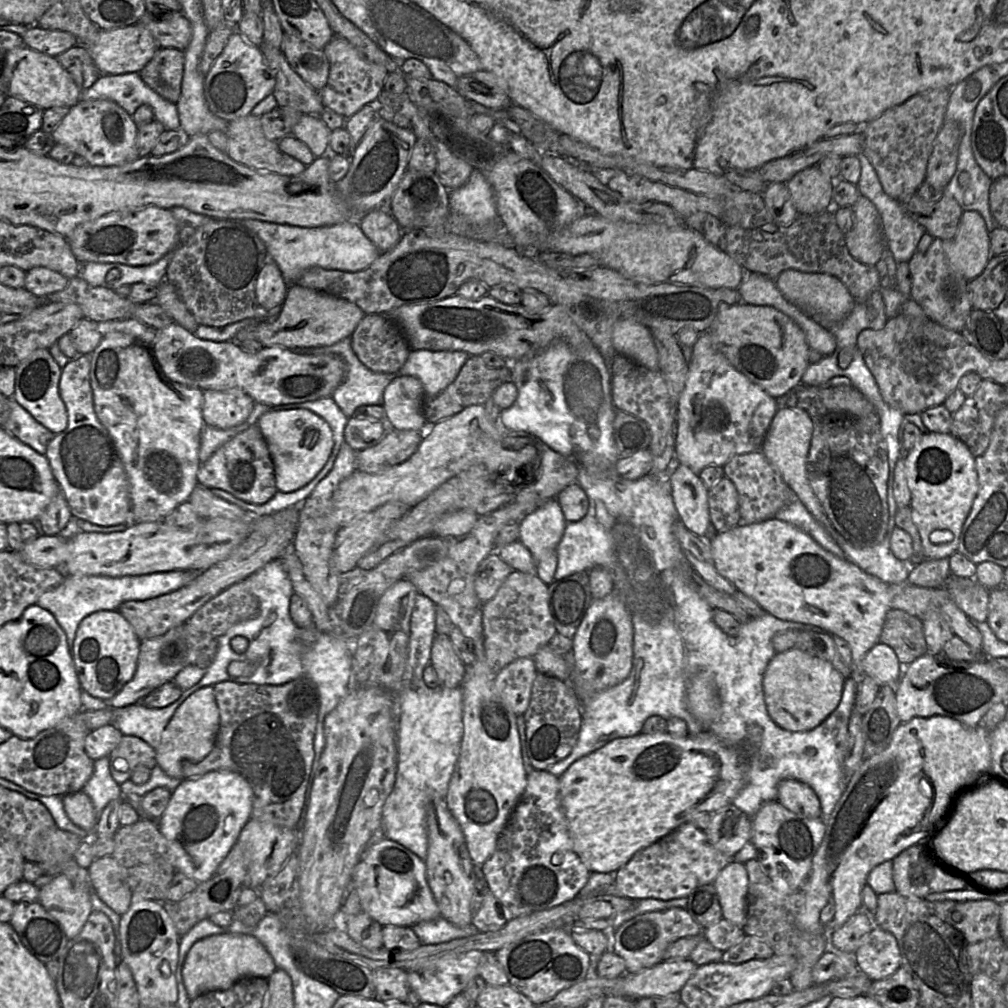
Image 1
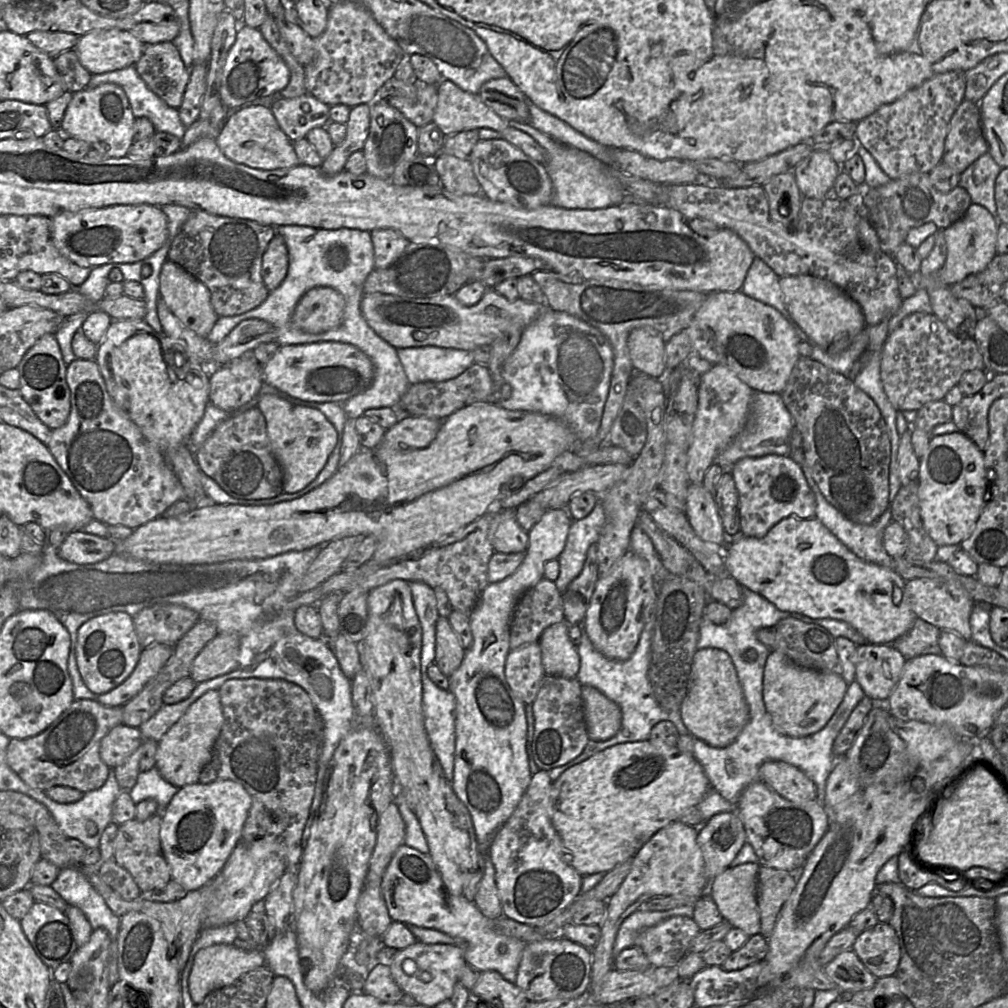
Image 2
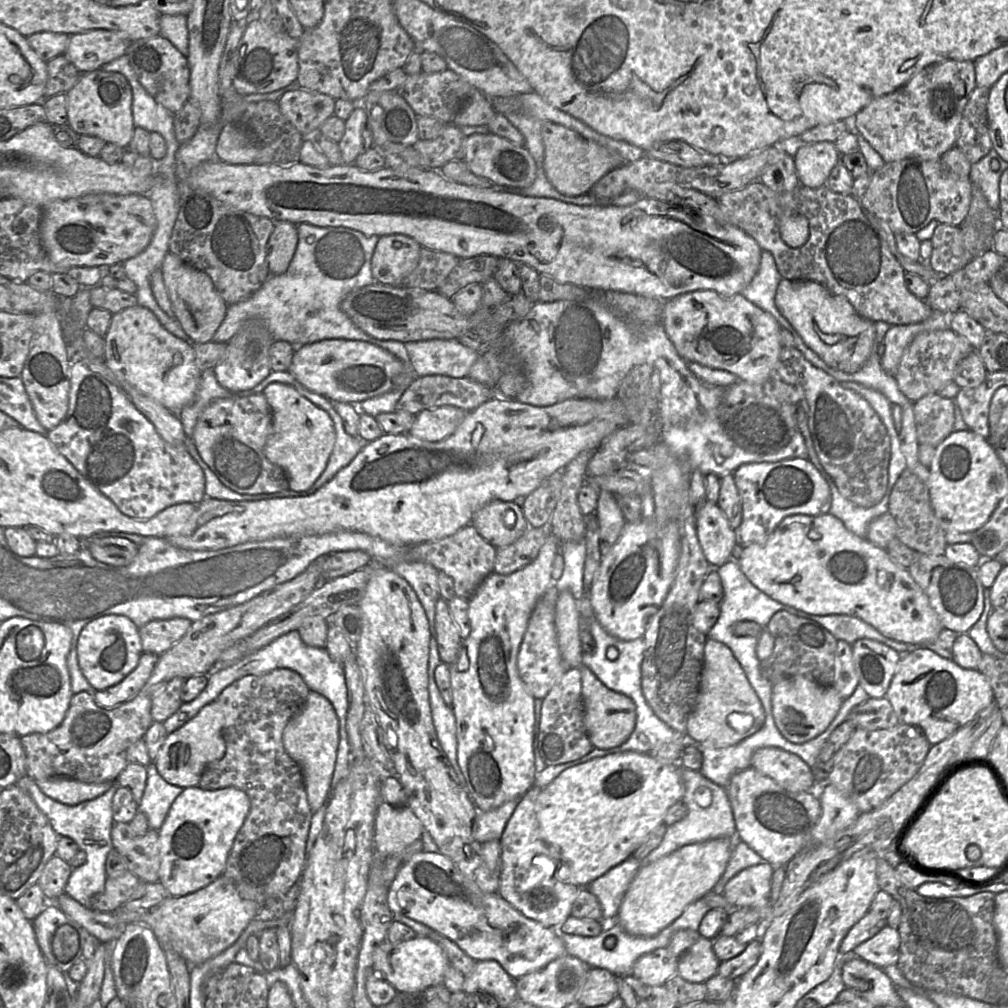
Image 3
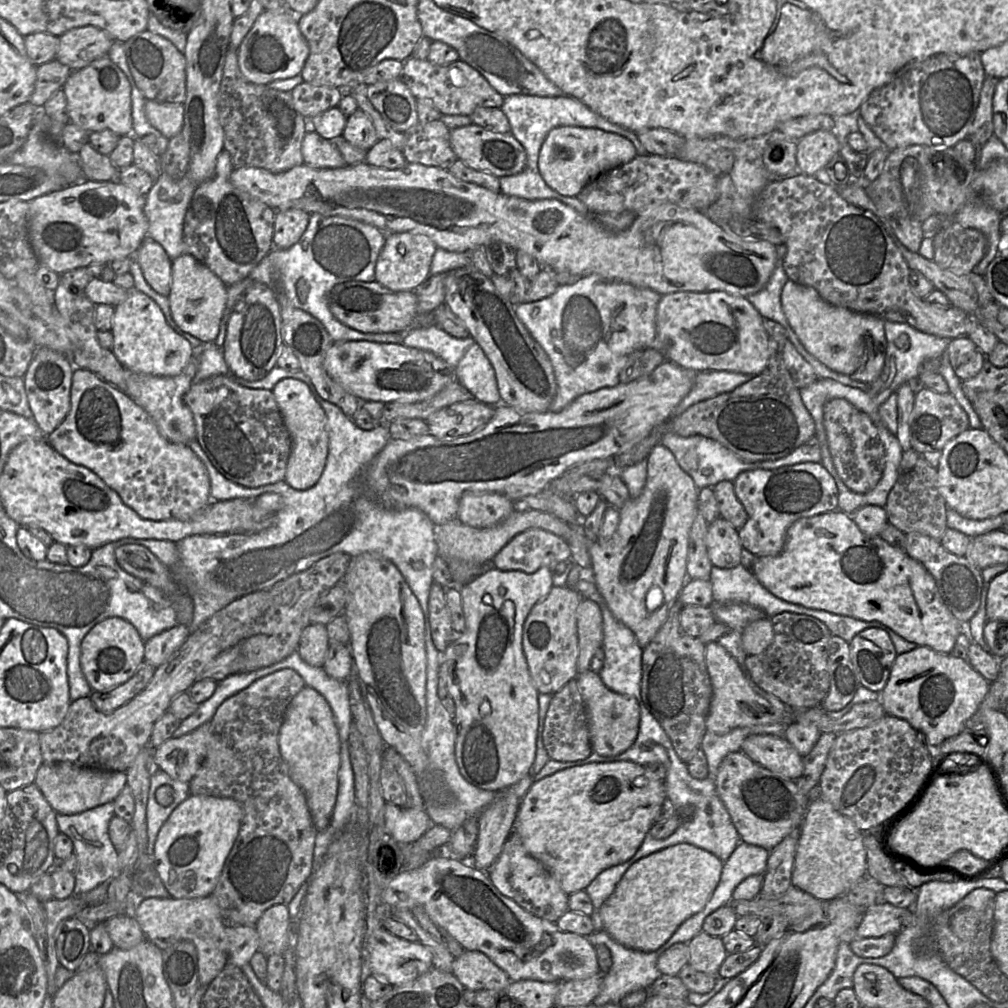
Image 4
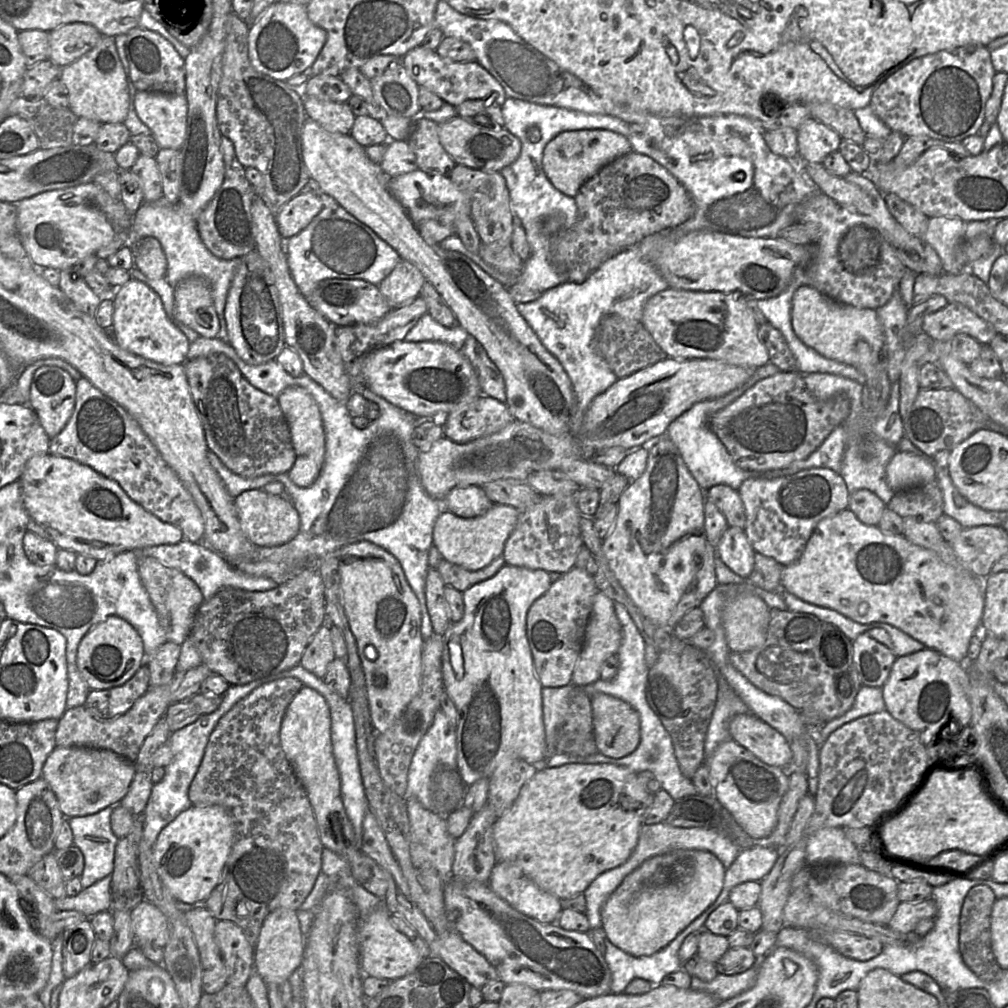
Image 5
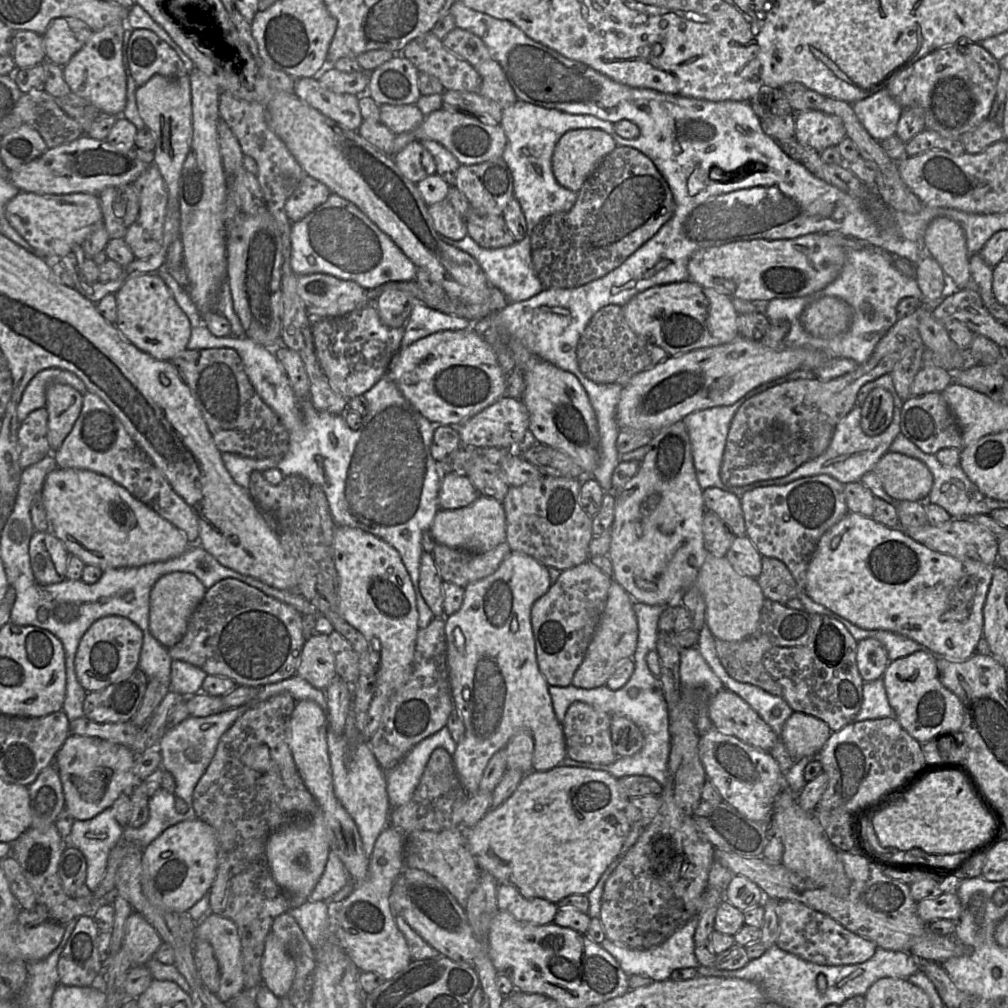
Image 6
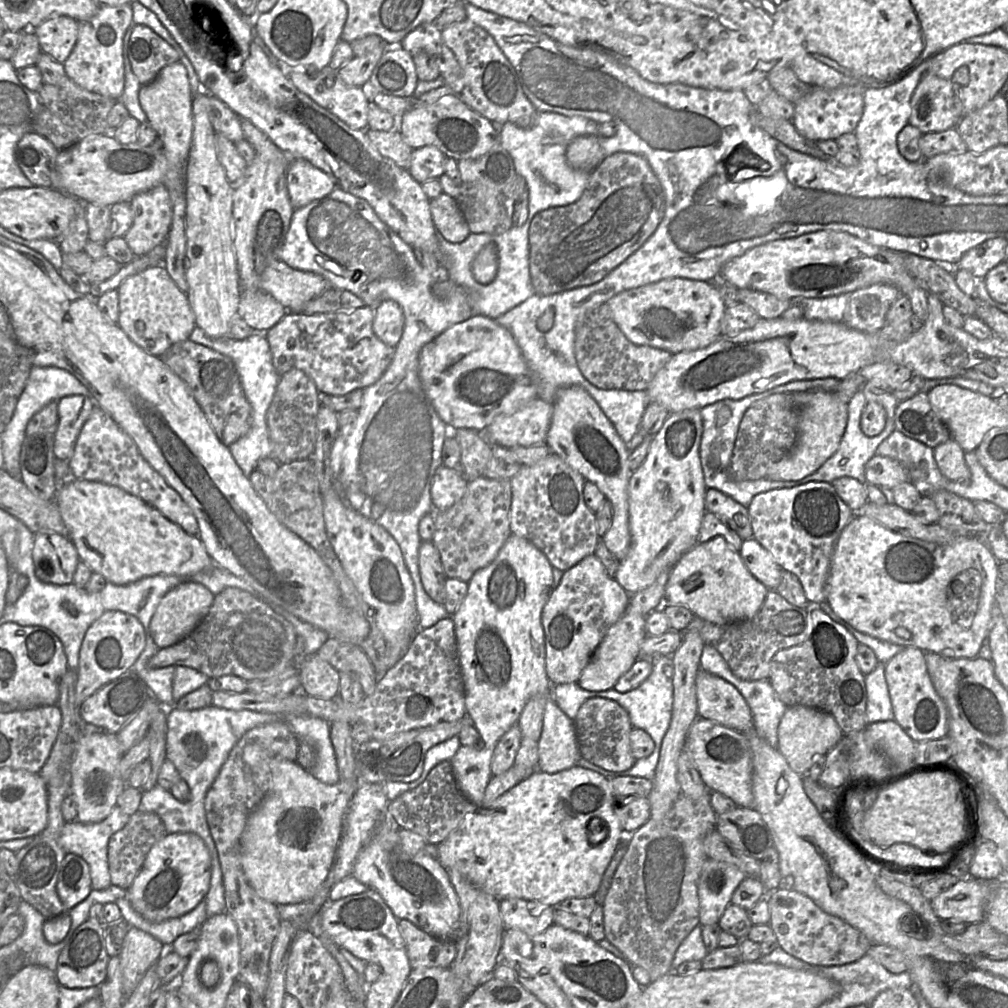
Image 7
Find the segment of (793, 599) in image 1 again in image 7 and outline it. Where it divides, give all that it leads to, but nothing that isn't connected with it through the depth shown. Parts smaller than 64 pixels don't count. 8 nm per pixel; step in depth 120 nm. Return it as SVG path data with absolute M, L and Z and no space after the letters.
M854 515L835 544L826 581L826 602L863 634L949 659L972 659L977 657L991 629L998 575L999 562L976 536L958 536L951 544L941 546L903 536L866 516Z

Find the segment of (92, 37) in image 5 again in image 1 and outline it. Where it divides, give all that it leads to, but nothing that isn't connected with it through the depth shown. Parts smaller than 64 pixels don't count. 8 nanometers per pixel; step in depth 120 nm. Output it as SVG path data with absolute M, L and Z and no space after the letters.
M134 24L123 28L100 30L97 41L87 48L101 74L121 75L140 72L160 47L145 26Z

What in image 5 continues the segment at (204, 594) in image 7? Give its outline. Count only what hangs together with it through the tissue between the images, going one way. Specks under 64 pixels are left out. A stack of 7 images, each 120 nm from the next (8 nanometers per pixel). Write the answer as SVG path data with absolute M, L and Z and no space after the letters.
M143 557L138 560L138 573L157 612L167 641L181 646L189 636L196 613L204 601L200 589L183 573L164 566L153 557Z

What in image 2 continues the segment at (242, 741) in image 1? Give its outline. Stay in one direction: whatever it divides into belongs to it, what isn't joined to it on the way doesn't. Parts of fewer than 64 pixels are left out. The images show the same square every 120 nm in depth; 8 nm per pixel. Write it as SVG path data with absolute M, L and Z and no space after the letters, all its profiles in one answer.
M230 679L218 690L224 723L214 744L212 758L199 775L199 782L233 780L249 793L252 804L244 824L241 841L271 840L287 861L288 868L298 868L302 854L301 837L317 781L317 762L321 745L322 722L310 696L300 686L283 679Z

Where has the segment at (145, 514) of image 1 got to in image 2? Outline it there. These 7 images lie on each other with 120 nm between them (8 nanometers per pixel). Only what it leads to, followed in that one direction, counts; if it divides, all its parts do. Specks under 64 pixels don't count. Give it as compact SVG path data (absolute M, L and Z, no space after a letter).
M144 319L112 320L103 340L97 345L95 361L113 402L138 426L148 441L153 443L164 454L170 447L187 443L189 436L201 420L206 405L209 403L209 375L206 373L206 366L201 366L197 361L191 361L180 341L167 337L163 332L156 332Z

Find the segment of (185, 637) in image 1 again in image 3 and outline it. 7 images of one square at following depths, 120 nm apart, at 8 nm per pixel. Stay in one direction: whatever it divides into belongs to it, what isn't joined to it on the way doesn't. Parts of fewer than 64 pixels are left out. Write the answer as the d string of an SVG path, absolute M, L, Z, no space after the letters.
M143 652L136 668L120 683L102 691L92 692L96 703L104 708L114 708L130 700L149 680L158 659L159 655Z

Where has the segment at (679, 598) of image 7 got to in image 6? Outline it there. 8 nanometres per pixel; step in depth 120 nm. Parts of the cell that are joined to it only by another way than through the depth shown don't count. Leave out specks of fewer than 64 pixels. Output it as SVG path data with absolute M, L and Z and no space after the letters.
M708 552L693 586L696 586L704 597L706 603L705 623L715 639L737 642L754 633L758 626L760 613L765 600L756 579L739 574L734 570L725 556L716 557Z

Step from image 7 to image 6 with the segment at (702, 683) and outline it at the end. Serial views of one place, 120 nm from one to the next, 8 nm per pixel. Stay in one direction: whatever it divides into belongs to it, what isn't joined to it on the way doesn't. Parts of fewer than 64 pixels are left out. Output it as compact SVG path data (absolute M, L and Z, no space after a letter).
M723 689L712 697L707 705L708 717L713 727L723 734L732 735L746 744L770 752L780 740L768 724L737 694Z

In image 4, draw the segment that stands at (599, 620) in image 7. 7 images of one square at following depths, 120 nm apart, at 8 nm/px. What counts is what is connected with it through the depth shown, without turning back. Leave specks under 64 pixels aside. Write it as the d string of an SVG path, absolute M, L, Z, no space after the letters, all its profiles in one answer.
M567 586L552 587L550 593L539 601L525 620L522 635L522 647L530 676L537 691L541 694L553 695L566 683L578 675L577 662L579 655L579 639L577 629L577 608L583 600L581 594Z

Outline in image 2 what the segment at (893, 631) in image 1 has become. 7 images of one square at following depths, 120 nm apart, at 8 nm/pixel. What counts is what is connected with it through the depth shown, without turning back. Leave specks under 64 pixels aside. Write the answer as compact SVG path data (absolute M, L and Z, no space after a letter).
M917 618L913 627L897 638L892 646L902 654L905 660L926 654L941 655L939 646L941 631L933 624Z

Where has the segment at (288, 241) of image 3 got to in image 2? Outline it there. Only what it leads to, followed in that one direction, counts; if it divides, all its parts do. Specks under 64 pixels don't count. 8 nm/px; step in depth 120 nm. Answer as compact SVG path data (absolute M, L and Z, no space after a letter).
M276 233L262 258L261 275L268 291L275 290L283 282L288 266L287 246L284 238Z

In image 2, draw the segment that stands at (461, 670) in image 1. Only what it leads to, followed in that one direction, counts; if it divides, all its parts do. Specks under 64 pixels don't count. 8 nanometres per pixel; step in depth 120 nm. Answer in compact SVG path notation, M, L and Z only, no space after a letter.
M439 615L436 622L434 664L449 678L461 665L465 650L448 618Z

